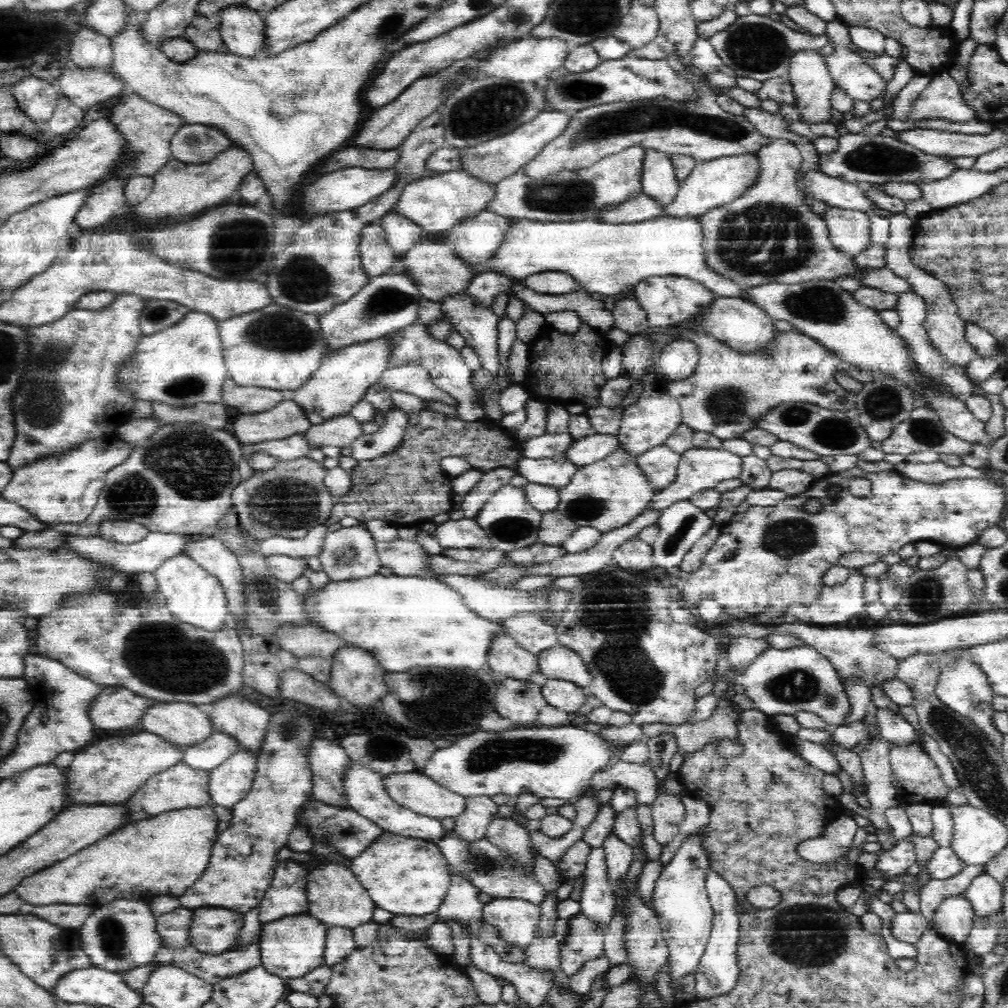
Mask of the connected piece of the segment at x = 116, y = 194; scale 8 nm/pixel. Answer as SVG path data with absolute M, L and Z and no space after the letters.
M128 178L105 179L101 186L93 188L92 195L88 196L85 203L75 216L75 222L84 231L100 230L116 212L127 206L124 186Z

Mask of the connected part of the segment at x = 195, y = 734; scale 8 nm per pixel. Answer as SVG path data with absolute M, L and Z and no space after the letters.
M156 701L142 716L144 730L164 737L170 744L194 746L214 731L210 720L212 703L192 704Z

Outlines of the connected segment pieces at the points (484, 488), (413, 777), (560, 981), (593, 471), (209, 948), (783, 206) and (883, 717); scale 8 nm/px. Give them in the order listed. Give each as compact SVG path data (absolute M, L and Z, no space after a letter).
M498 468L482 472L480 480L463 495L460 508L466 518L474 519L477 512L488 502L488 499L501 487L509 484L509 480L516 476L517 471L508 468Z
M418 770L383 776L383 787L399 806L434 819L456 818L466 811L466 797L442 787Z
M536 937L525 949L523 963L540 972L551 970L553 972L553 986L568 988L570 986L570 977L562 970L560 948L561 943L555 937Z
M621 445L614 454L606 456L603 460L578 467L570 482L559 489L560 504L558 504L556 510L571 518L578 527L591 526L597 528L600 532L608 532L618 527L624 527L625 524L641 515L650 505L650 500L656 493L657 491L652 489L648 477L644 475L644 471L638 467L637 457L629 454Z
M202 907L193 909L190 943L198 952L220 954L237 947L244 915L233 909Z
M778 139L776 142L772 140L769 146L762 147L754 155L761 161L757 182L733 202L700 215L701 228L704 228L705 260L708 260L709 268L720 276L733 280L745 290L768 283L800 284L813 280L836 281L842 275L856 273L856 277L860 279L860 286L896 294L911 291L910 283L896 275L890 267L859 270L854 264L853 256L838 252L837 248L831 245L827 224L805 205L801 192L795 185L795 174L803 164L803 157L794 143L785 139Z
M889 708L876 709L876 726L882 738L893 745L915 742L914 726L900 715L894 714Z

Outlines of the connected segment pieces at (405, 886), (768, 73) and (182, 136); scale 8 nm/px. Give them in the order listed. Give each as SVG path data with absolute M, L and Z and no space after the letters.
M386 831L366 849L352 860L351 870L362 886L370 892L376 906L396 915L422 916L435 912L438 906L444 902L451 885L452 873L438 845L428 840L408 839Z
M747 14L736 17L736 21L725 30L714 34L706 43L715 48L722 62L737 76L756 78L762 83L776 76L788 75L794 52L803 49L820 49L824 40L804 32L794 31L768 15Z
M185 124L170 141L171 157L188 164L205 164L229 149L231 138L205 124Z

